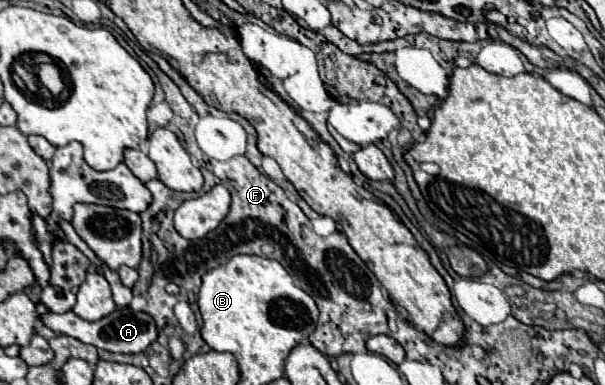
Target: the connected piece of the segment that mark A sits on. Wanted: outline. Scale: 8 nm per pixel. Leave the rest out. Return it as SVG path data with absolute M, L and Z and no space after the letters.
M38 302L38 316L40 320L52 328L58 334L64 336L72 336L84 344L96 346L100 350L108 350L108 352L118 352L118 354L140 354L144 352L152 342L156 342L160 330L156 326L156 320L146 314L146 312L132 312L130 308L116 308L112 314L96 320L96 322L84 322L80 316L76 316L74 312L64 312L64 314L54 314L48 312L42 302Z

